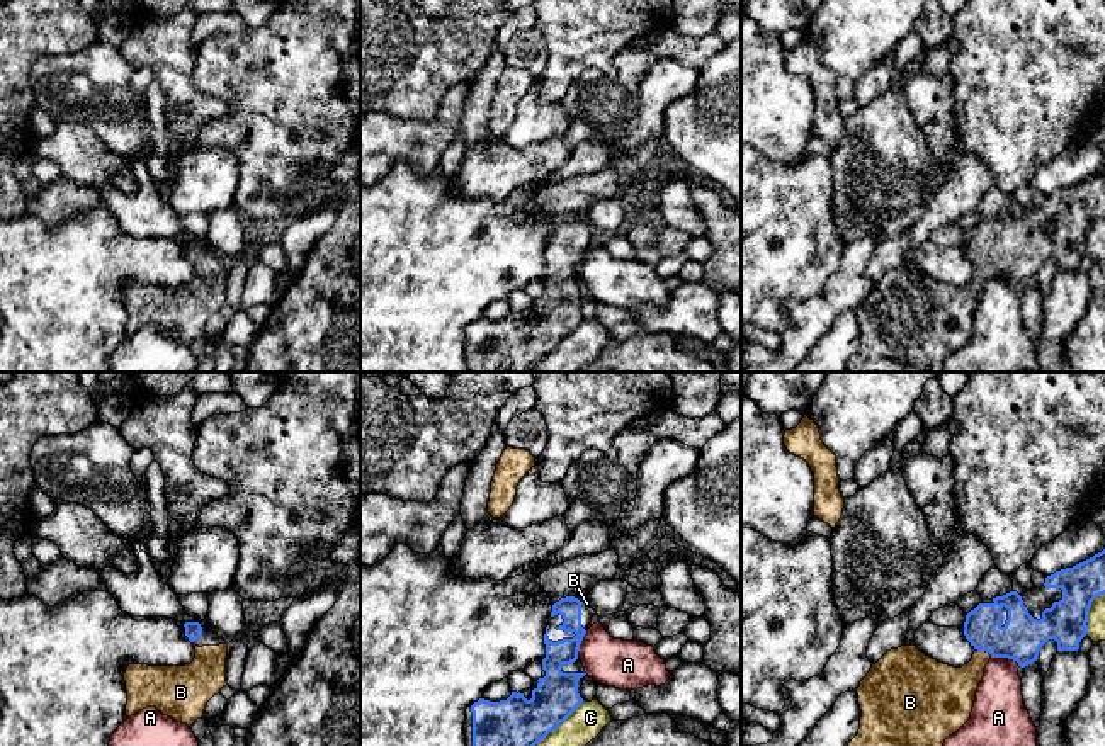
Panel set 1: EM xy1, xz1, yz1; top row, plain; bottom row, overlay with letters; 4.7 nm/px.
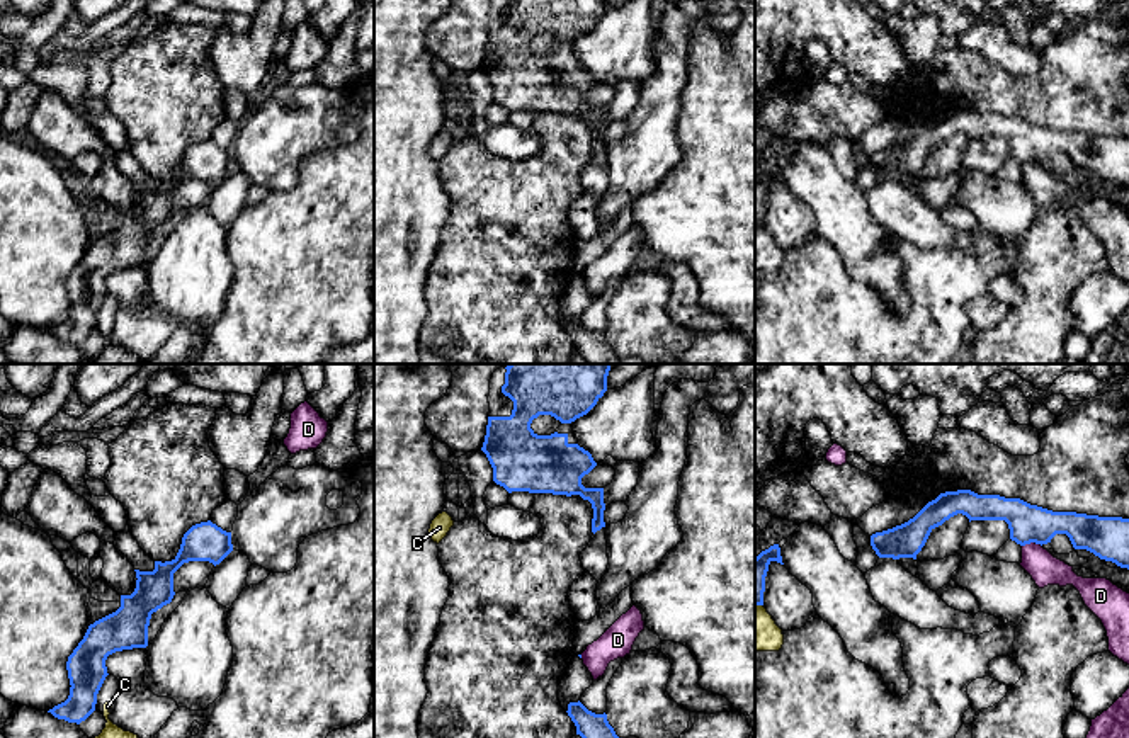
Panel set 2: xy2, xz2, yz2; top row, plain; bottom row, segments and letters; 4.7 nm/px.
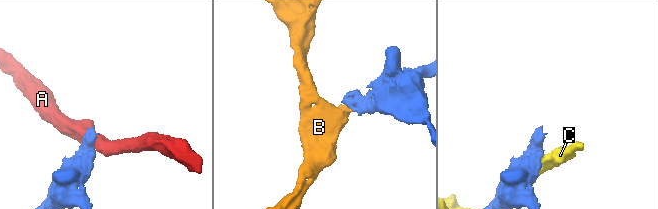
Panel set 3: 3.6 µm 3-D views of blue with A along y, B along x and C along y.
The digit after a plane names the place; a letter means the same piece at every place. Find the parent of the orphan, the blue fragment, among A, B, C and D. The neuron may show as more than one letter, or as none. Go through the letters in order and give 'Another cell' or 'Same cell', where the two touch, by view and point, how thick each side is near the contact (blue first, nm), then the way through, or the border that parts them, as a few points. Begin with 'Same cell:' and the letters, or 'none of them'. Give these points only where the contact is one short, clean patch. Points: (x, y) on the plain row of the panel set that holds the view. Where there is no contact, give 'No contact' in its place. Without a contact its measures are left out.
Same cell: B
A: Another cell. Touches blue at yz1 (1007, 276). Thickness 200 nm (blue) against 240 nm. Boundary: yz1 (991, 276), (1012, 277), (1020, 286)
B: Same cell. Touches blue at yz1 (985, 269). Thickness 200 nm (blue) against 220 nm. Path across: yz1 (1020, 259), (993, 260), (985, 269), (978, 282), (951, 310)
C: Another cell. Touches blue at yz1 (1087, 231). Thickness 200 nm (blue) against 80 nm
D: Another cell. Touches blue at yz2 (1031, 160). Thickness 180 nm (blue) against 150 nm. Boundary: yz2 (1041, 164), (1029, 162), (1022, 165)

